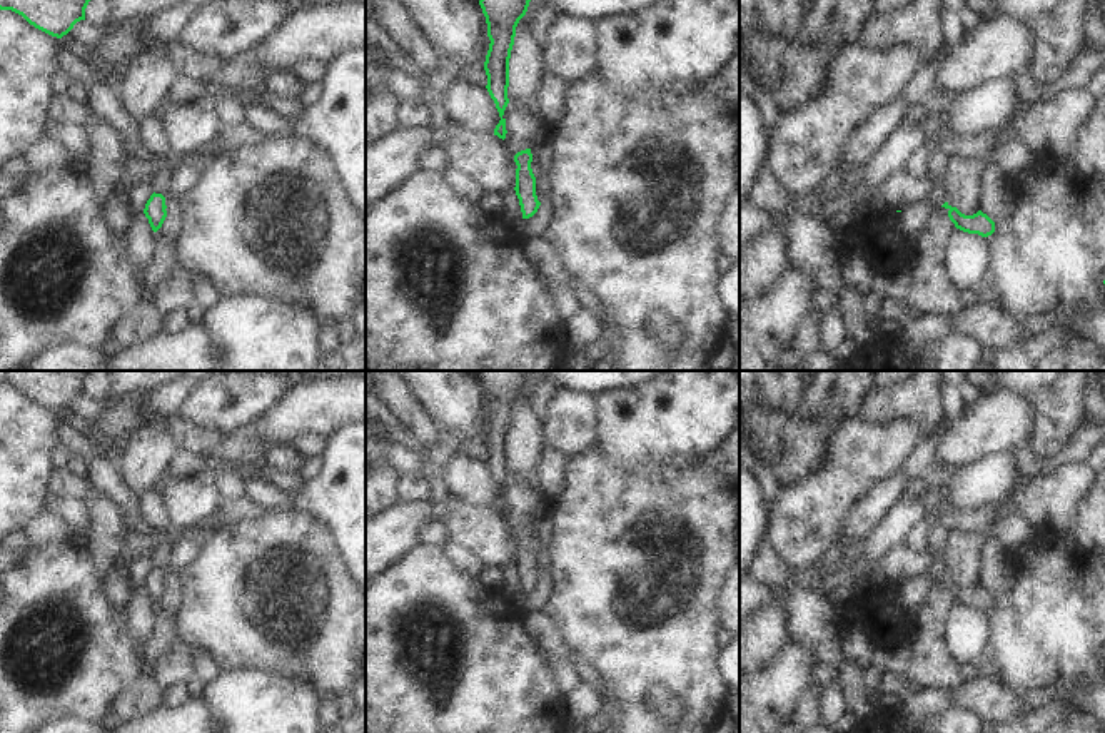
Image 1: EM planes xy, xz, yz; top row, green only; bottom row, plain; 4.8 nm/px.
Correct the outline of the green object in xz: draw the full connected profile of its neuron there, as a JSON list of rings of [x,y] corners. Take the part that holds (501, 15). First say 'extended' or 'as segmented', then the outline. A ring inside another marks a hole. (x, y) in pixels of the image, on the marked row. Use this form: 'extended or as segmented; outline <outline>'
as segmented; outline [[[479,0],[482,13],[487,23],[487,37],[491,40],[484,62],[487,75],[487,92],[499,112],[499,124],[494,129],[494,135],[506,139],[506,119],[504,110],[509,104],[509,58],[514,45],[516,27],[526,15],[531,0]]]

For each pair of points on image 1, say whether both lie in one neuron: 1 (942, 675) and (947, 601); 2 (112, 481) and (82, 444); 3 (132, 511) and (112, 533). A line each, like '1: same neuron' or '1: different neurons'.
1: same neuron
2: same neuron
3: different neurons

